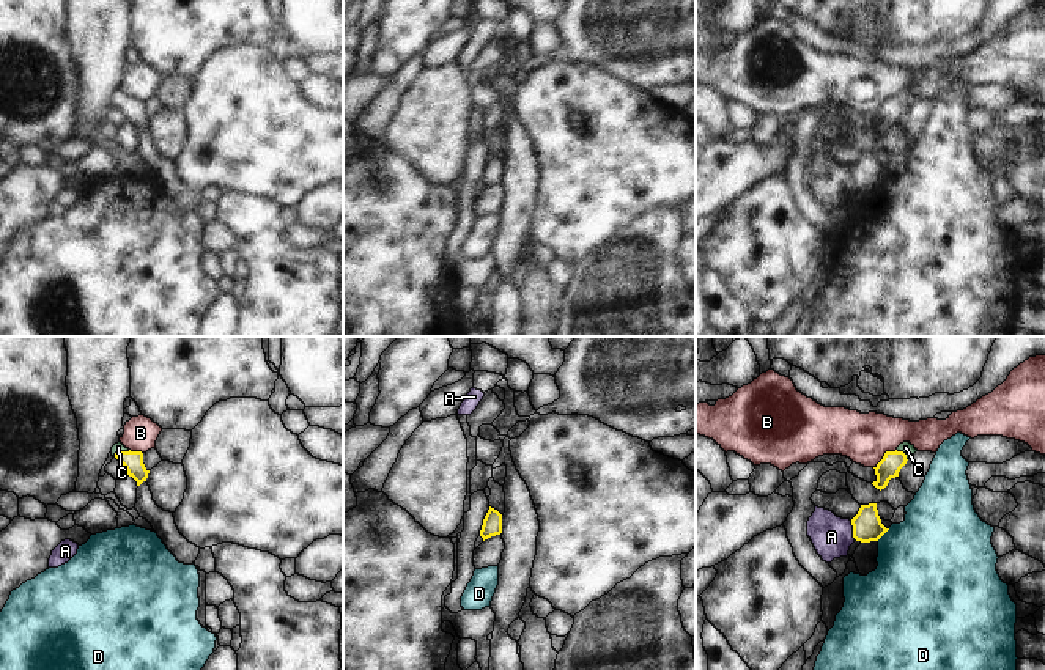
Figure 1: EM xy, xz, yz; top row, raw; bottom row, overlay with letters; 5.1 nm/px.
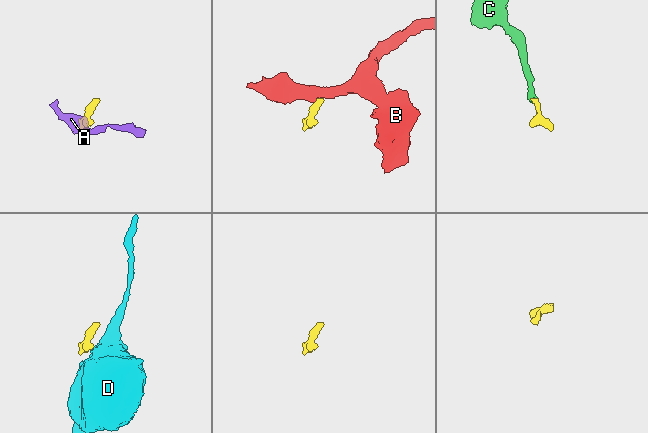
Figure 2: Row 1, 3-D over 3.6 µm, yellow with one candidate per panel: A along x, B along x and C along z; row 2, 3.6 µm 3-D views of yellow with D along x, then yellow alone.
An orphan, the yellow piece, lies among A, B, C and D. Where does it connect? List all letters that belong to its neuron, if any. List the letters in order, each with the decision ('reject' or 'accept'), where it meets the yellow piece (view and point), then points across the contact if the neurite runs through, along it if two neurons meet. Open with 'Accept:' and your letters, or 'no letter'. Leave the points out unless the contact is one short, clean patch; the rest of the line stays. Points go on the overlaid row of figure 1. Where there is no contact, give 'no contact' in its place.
Accept: C
A: reject; contact yz (853, 530); border yz (850, 521), (855, 538)
B: reject; contact yz (885, 455); border yz (896, 449), (888, 450), (874, 467)
C: accept; contact yz (904, 453); way yz (889, 466), (904, 453), (905, 447)
D: reject; contact yz (883, 533); border yz (889, 529), (877, 540)

